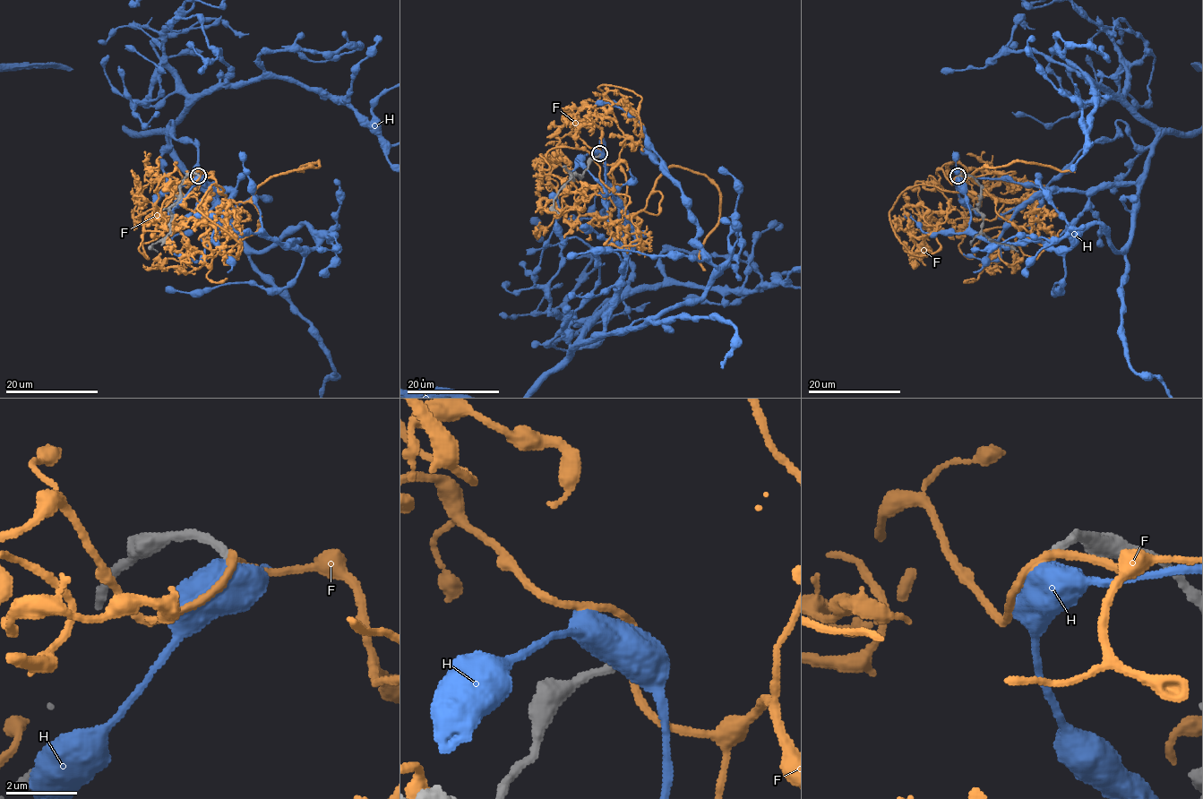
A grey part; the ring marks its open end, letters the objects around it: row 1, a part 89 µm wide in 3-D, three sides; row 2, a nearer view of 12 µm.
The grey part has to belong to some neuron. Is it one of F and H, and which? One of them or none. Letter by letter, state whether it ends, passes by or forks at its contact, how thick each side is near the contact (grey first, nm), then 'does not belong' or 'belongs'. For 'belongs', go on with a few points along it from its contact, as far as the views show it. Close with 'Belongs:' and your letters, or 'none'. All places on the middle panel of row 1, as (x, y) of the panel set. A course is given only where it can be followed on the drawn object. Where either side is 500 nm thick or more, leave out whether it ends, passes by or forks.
F: it passes by | 260/200 nm | does not belong
H: 240/800 nm | does not belong
Belongs: none

